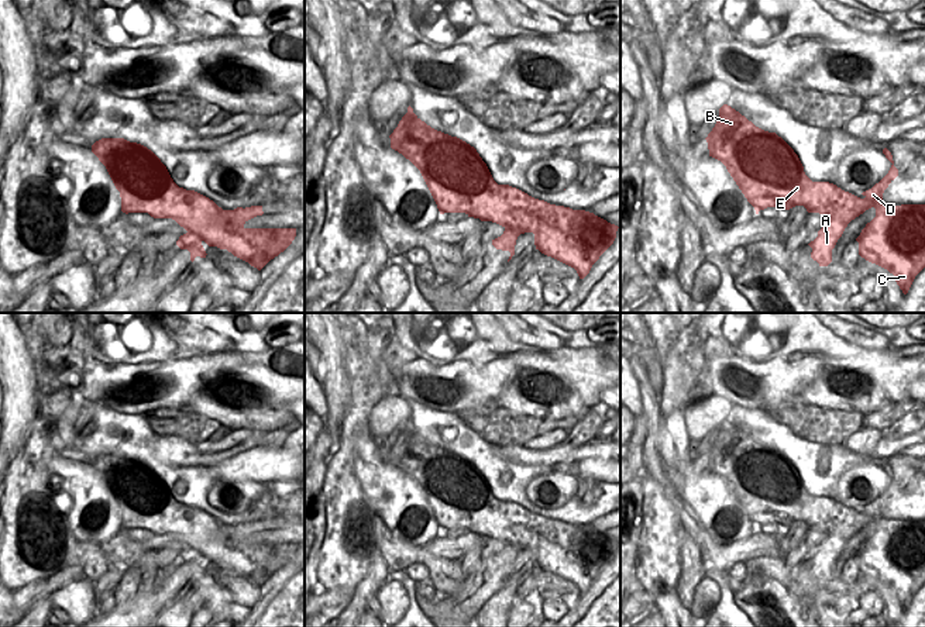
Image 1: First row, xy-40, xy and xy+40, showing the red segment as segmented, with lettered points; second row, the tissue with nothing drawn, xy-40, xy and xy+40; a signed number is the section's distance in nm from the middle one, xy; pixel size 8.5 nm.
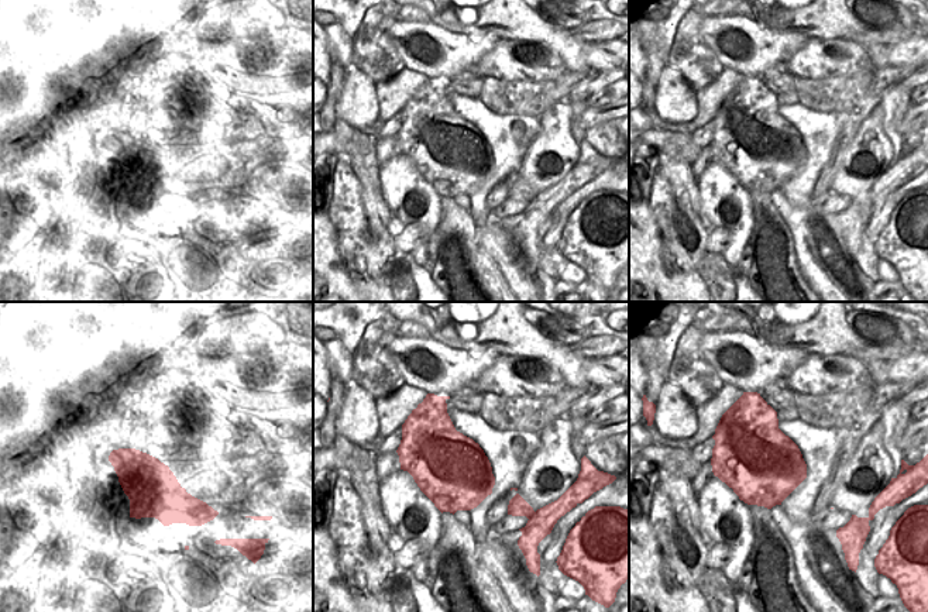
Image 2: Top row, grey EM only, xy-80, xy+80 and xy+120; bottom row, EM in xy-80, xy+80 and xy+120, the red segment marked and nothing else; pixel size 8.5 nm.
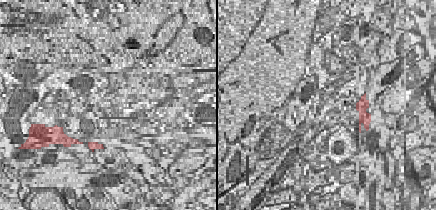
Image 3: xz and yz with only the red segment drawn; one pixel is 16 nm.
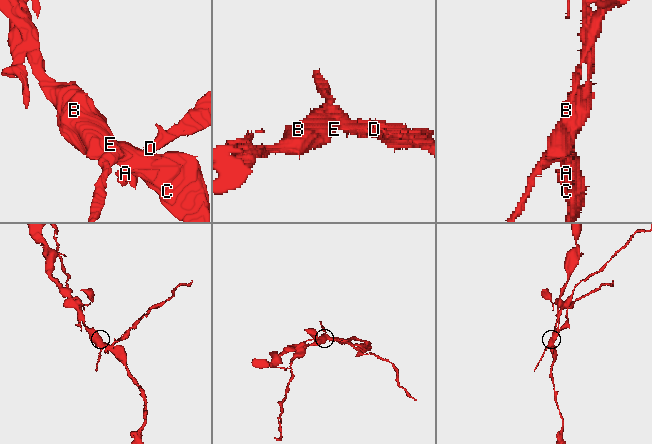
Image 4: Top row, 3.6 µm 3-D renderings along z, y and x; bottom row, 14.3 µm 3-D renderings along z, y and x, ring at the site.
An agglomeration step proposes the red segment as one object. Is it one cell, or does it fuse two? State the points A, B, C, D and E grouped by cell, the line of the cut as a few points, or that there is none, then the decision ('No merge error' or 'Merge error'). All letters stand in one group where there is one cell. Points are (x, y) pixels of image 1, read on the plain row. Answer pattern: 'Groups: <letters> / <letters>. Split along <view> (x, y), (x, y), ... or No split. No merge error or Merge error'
Groups: A D / B C E. Split along xy (515, 514), (529, 530), (546, 536), (554, 534), (561, 522). Merge error.

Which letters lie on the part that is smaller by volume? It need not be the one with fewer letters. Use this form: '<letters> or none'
A, D

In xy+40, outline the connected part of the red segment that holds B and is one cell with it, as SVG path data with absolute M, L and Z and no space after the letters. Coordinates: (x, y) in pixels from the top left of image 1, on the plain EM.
M728 420L705 454L709 472L721 476L756 530L767 523L790 526L804 521L831 535L838 526L832 514L842 504L829 497L812 497L794 465L776 448L756 442Z

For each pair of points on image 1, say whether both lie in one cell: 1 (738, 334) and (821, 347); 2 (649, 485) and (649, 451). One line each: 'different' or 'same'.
1: different
2: different

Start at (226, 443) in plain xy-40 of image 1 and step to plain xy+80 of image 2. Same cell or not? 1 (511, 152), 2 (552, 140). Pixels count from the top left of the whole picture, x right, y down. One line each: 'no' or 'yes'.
1: no
2: yes

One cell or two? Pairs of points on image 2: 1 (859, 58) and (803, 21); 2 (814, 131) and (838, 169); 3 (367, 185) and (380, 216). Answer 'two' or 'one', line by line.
1: two
2: two
3: one

